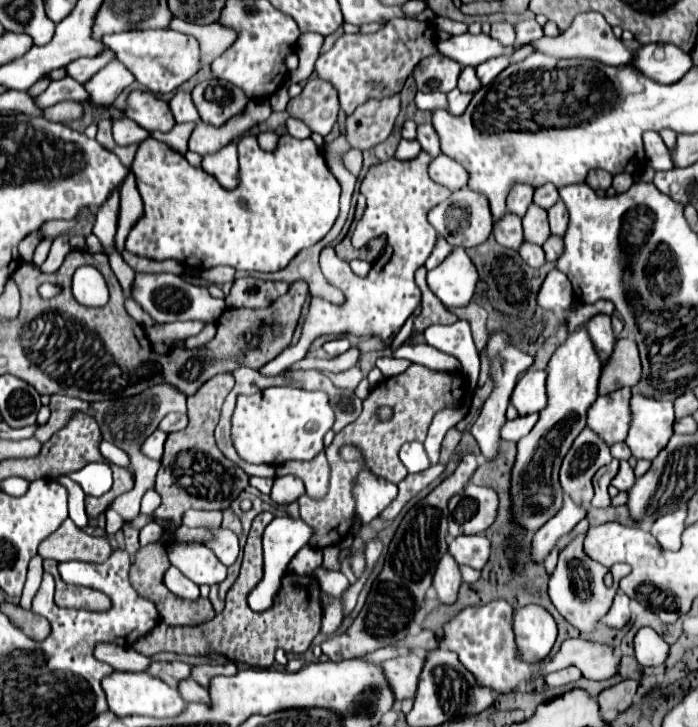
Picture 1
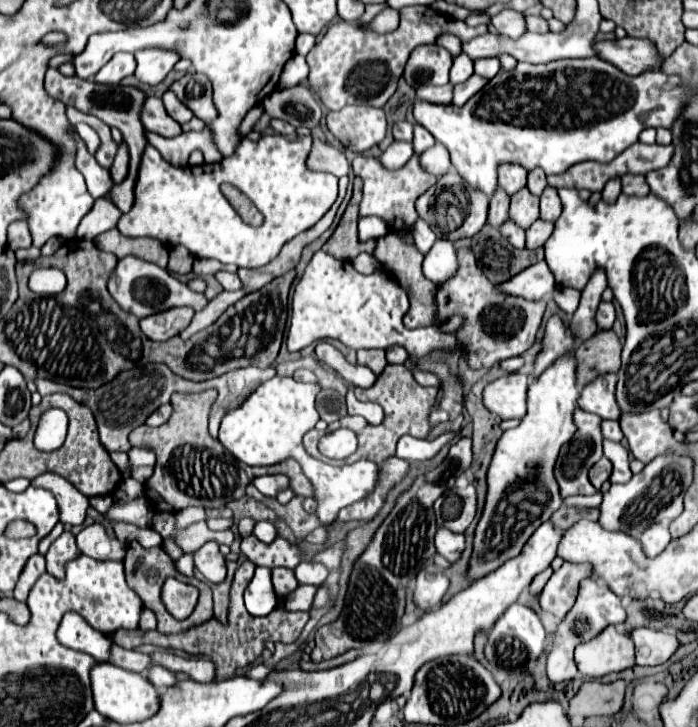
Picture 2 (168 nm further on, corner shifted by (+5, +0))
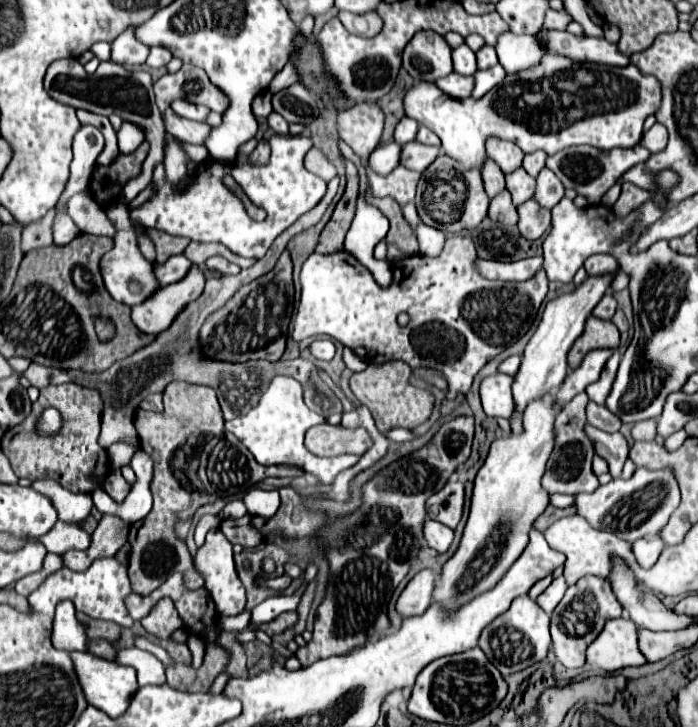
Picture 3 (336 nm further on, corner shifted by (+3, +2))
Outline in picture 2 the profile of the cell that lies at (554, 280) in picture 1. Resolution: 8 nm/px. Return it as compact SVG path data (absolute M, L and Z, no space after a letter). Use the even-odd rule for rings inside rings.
M539 261L519 273L519 277L503 283L501 291L507 295L523 297L527 301L539 301L555 291L555 277L547 263Z

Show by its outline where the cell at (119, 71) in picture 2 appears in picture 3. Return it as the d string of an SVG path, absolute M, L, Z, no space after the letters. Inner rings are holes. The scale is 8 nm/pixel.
M135 25L127 27L111 45L111 61L121 65L143 65L149 55L149 47L135 37Z

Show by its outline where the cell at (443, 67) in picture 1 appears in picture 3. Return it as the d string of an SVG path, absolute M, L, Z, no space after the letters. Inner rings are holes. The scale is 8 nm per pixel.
M419 31L403 51L403 67L415 81L437 81L453 71L451 47L435 31Z

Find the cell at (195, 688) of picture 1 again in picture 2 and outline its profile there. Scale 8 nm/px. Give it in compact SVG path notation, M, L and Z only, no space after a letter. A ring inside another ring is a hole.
M155 665L155 669L151 669L151 673L147 673L149 681L159 689L159 691L165 691L167 687L175 687L177 685L177 677L173 671L161 667L161 665Z

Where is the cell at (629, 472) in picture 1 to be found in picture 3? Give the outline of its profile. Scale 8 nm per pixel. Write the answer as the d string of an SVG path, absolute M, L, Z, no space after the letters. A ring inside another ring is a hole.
M585 425L585 435L593 441L593 449L599 457L603 457L609 465L609 473L613 477L621 475L623 463L629 453L627 439L617 431L617 433L605 433L599 429L593 429L591 425Z

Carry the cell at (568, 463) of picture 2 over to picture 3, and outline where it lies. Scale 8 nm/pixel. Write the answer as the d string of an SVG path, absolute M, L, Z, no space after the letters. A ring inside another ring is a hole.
M579 393L573 401L565 405L563 411L555 417L555 447L551 451L551 457L547 461L541 485L547 493L567 493L567 495L577 495L577 493L593 493L599 487L599 481L595 473L591 471L591 459L593 459L593 447L589 443L589 437L583 431L583 425L587 423L585 419L585 403L587 403L587 393Z

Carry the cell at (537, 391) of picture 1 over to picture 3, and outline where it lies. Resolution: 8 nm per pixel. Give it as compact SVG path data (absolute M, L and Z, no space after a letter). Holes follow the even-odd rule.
M495 373L481 381L481 403L483 403L483 411L489 417L495 417L495 419L513 417L515 405L511 395L511 383L513 383L513 377L505 373Z

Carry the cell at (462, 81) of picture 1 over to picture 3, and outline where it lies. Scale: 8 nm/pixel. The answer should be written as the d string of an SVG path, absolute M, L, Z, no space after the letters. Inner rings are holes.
M465 43L453 49L453 71L459 75L473 75L477 71L475 53Z

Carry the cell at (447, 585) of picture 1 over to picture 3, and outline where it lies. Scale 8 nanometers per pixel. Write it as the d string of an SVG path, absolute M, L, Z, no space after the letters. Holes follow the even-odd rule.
M431 569L419 571L407 587L401 591L397 599L397 613L401 617L413 617L413 615L423 615L423 611L431 605L431 591L435 585L435 575Z

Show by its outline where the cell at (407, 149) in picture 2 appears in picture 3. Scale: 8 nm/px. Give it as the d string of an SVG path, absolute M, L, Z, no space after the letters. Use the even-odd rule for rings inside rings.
M399 143L379 145L373 151L373 155L369 157L369 167L373 171L377 171L379 175L389 175L399 165L399 155L401 155L401 145Z

